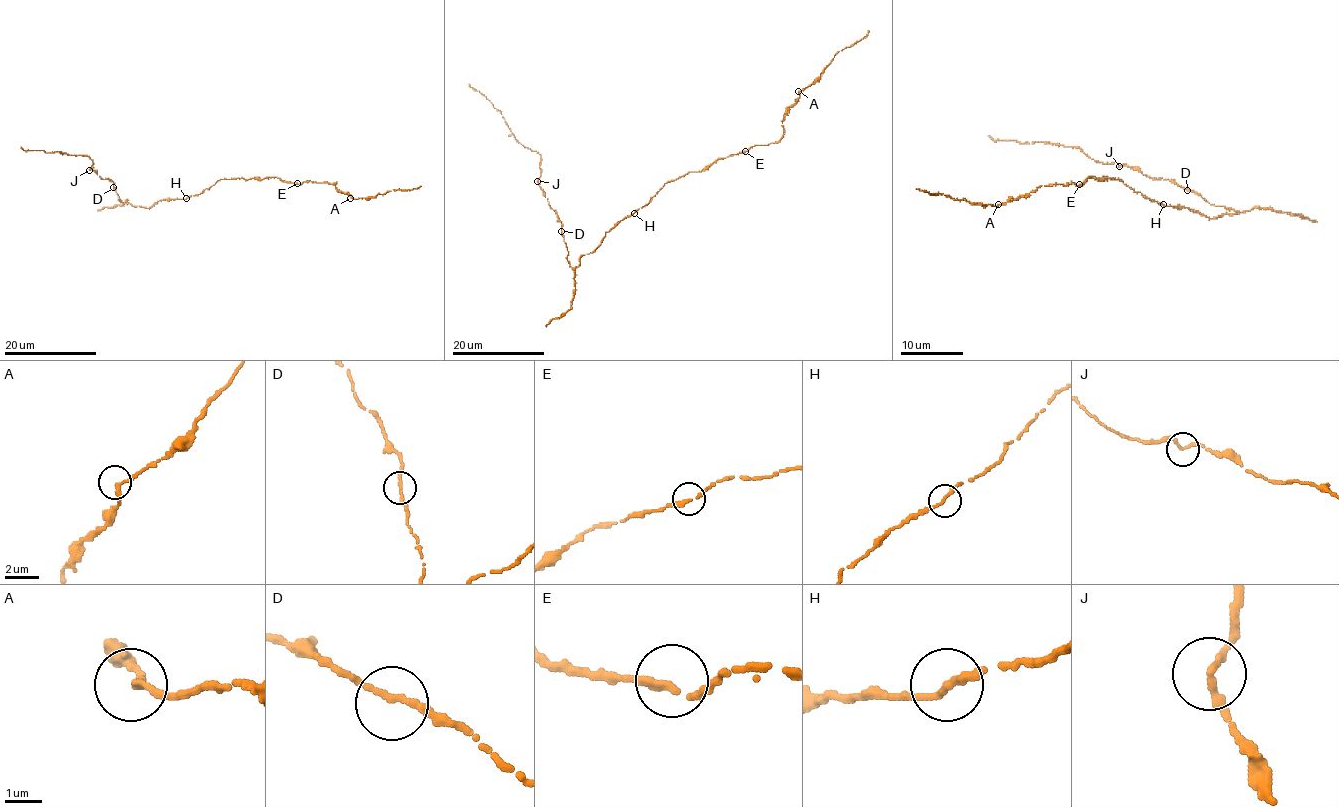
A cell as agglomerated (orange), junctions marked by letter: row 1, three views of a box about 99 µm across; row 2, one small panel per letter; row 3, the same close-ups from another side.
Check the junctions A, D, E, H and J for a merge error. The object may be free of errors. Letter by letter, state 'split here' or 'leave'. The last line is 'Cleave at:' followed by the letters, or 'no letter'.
A: leave
D: leave
E: leave
H: leave
J: leave
Cleave at: no letter

